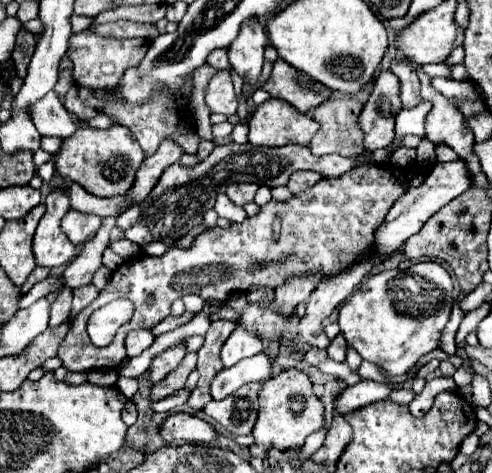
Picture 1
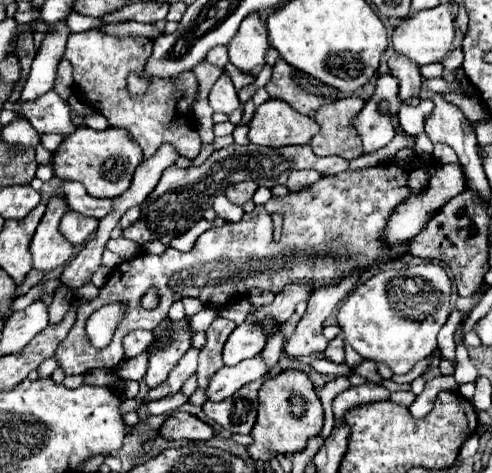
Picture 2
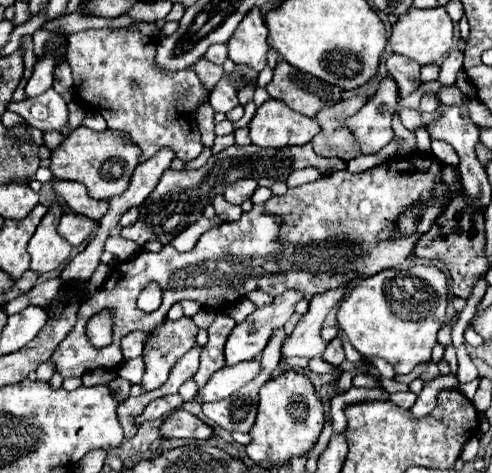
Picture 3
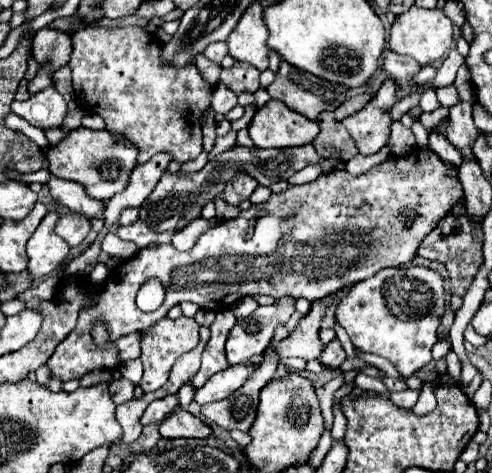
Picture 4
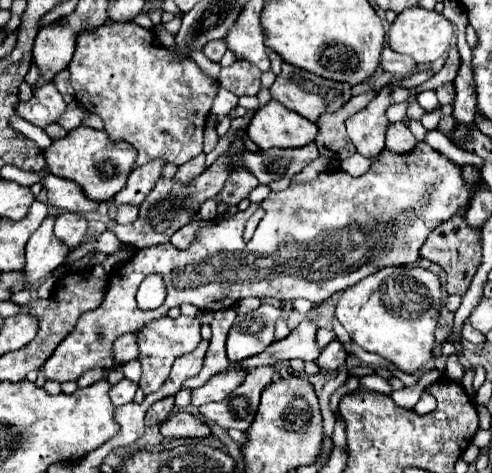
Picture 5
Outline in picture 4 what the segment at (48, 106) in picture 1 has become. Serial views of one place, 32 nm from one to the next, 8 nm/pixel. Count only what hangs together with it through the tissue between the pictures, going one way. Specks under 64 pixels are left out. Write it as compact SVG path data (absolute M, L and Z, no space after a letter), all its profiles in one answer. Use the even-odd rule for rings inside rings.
M46 88L36 96L28 98L26 102L14 102L12 112L28 120L32 126L50 130L50 128L64 128L66 118L66 102L56 92L56 88Z

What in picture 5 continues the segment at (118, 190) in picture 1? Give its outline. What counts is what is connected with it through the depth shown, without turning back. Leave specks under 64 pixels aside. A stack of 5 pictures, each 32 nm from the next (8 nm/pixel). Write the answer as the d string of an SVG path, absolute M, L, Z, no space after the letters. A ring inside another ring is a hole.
M80 126L72 132L68 132L62 140L56 140L48 150L44 150L48 172L66 180L74 180L80 184L84 194L88 194L90 200L106 202L114 194L118 194L134 168L136 150L128 144L116 144L104 134L104 130L92 130L86 126Z

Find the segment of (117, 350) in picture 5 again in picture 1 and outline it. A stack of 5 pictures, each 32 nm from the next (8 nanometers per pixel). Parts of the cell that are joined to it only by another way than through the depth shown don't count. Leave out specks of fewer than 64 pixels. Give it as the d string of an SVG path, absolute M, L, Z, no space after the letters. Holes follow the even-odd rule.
M132 330L126 336L126 352L128 352L128 358L140 356L146 348L150 348L152 342L154 342L154 336L142 336L142 330Z

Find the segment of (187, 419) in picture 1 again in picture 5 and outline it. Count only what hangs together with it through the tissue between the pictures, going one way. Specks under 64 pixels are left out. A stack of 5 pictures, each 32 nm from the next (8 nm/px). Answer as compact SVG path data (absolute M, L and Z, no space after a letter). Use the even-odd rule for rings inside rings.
M174 412L166 422L160 424L162 436L168 438L206 438L210 428L196 416L188 412Z

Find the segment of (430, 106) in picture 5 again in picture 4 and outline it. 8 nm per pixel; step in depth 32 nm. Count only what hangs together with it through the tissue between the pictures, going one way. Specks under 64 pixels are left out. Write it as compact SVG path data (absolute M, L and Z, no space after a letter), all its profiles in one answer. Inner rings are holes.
M426 90L426 92L420 96L420 108L422 108L422 110L432 112L432 110L436 110L438 106L440 106L440 102L436 100L436 92L434 92L434 90Z

